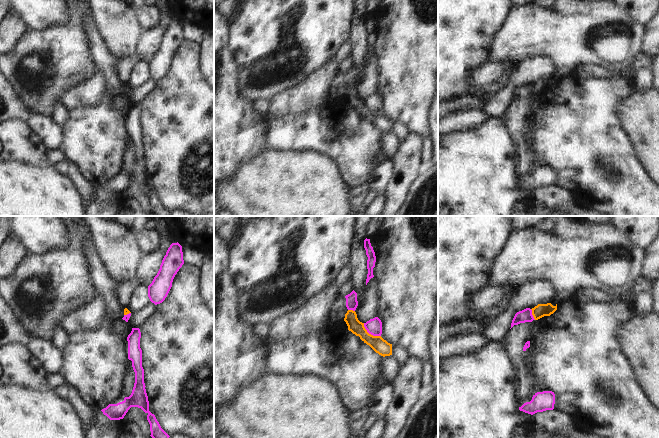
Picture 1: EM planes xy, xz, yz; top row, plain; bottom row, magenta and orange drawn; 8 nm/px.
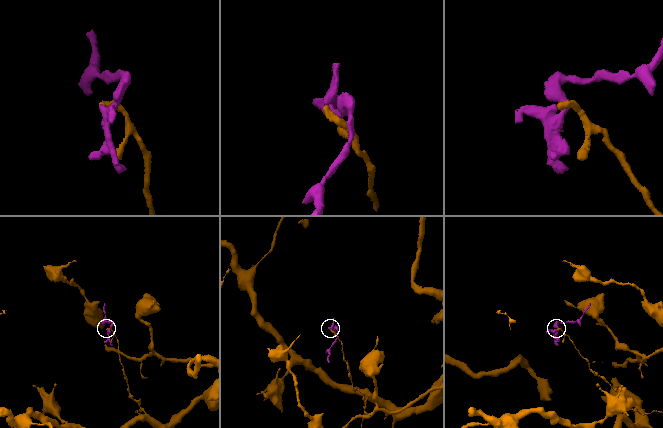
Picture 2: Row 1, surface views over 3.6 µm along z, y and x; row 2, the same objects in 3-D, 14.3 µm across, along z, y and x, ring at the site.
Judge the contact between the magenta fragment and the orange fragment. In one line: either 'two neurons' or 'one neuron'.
two neurons

